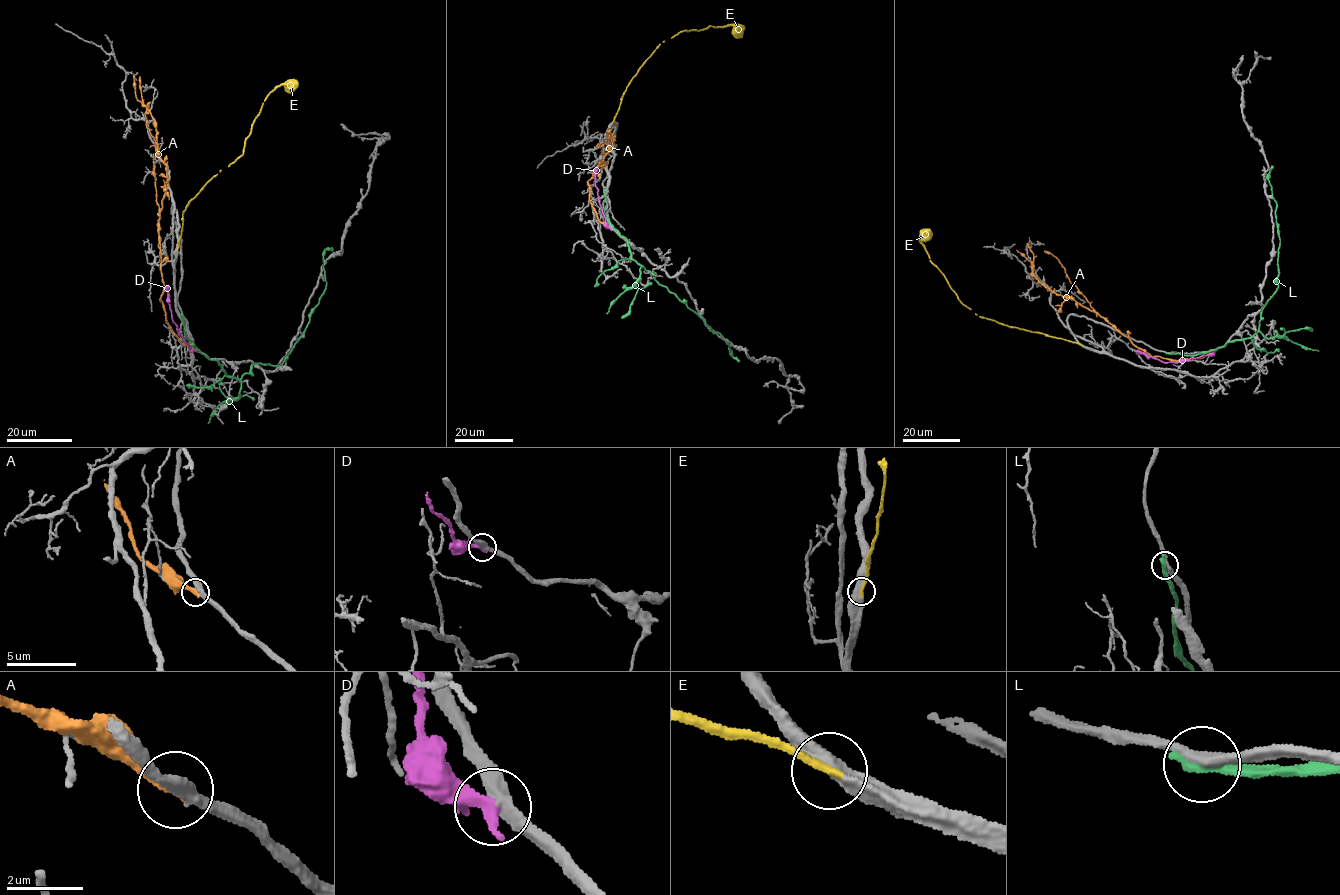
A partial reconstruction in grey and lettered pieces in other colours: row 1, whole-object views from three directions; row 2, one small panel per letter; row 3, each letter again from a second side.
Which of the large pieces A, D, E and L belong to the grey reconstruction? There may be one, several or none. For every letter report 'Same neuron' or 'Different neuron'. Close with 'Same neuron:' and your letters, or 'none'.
A: Different neuron
D: Different neuron
E: Same neuron
L: Different neuron
Same neuron: E

